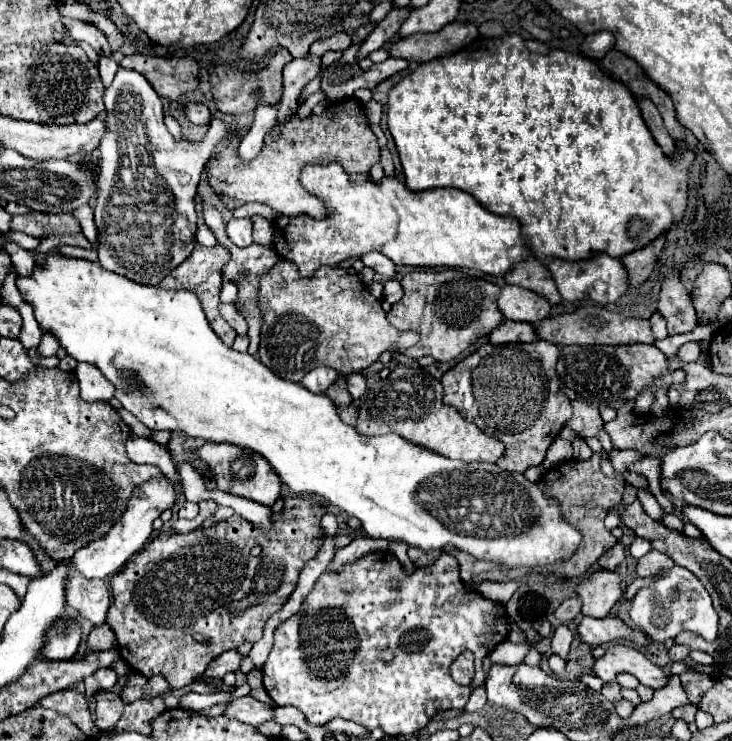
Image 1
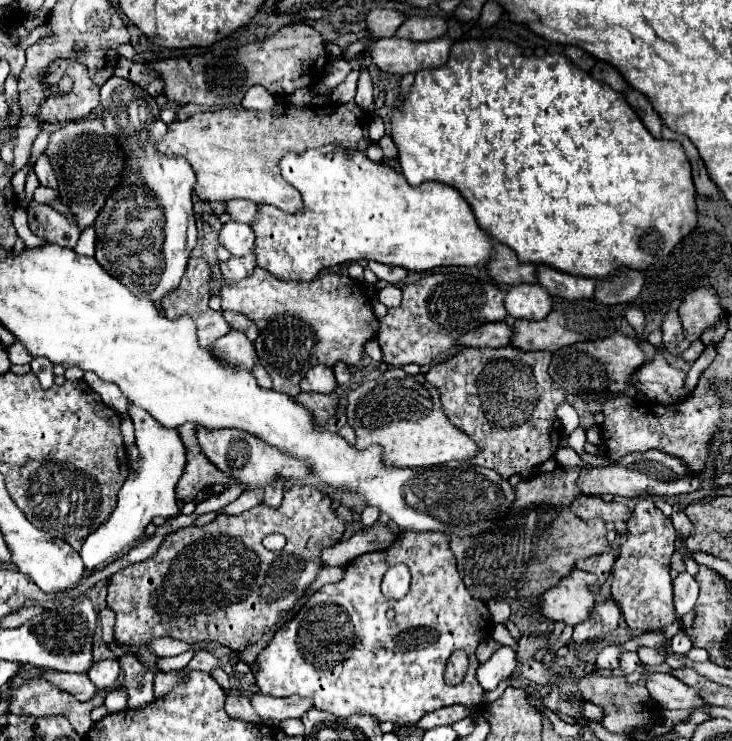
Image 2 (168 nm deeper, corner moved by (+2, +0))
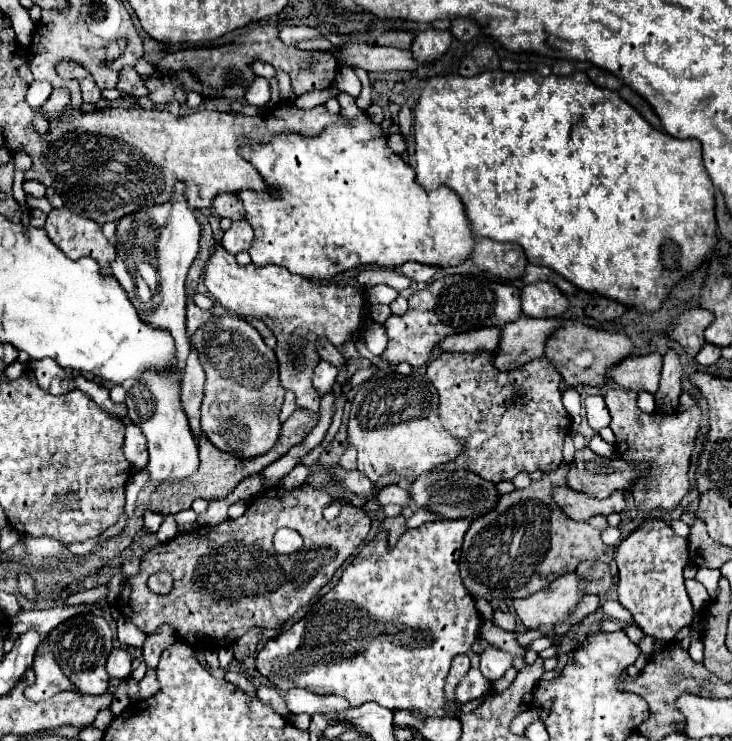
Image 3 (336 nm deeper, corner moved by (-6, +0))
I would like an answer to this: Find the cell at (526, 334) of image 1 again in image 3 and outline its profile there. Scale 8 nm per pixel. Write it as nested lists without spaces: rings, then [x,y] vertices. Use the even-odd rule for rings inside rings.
[[[478,328],[472,332],[452,334],[440,340],[442,352],[494,352],[500,342],[498,328]]]

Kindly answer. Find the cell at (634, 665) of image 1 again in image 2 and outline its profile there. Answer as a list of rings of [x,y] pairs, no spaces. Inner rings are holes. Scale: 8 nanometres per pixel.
[[[642,672],[642,678],[646,682],[646,688],[652,696],[652,700],[666,710],[692,710],[694,706],[704,706],[704,700],[696,696],[692,688],[688,688],[684,682],[676,680],[672,674],[662,674],[662,672]]]

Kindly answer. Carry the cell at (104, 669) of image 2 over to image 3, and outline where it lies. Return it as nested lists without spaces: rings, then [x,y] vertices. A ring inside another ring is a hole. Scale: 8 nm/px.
[[[114,648],[110,652],[110,658],[108,658],[108,664],[106,664],[106,670],[110,674],[110,678],[118,678],[118,680],[124,680],[130,676],[132,672],[132,666],[130,666],[130,654],[126,648]]]

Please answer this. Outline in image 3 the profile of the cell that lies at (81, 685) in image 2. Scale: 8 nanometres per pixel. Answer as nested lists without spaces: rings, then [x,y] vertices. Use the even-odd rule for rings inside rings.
[[[42,646],[38,648],[32,668],[36,672],[36,682],[26,688],[26,696],[30,700],[46,700],[46,698],[50,698],[62,690],[74,690],[76,692],[76,688],[62,674],[60,666],[56,664],[54,654],[48,648],[42,648]]]

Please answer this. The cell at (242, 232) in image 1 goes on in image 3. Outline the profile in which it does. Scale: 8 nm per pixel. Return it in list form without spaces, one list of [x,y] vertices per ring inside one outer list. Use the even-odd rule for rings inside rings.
[[[236,220],[232,222],[230,230],[224,232],[224,238],[222,238],[222,246],[230,252],[230,254],[238,254],[242,250],[248,250],[250,242],[252,242],[252,226],[246,222],[246,220]]]

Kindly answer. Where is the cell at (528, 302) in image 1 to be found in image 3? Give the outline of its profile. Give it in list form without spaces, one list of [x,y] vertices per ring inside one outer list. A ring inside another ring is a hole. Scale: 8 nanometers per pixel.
[[[534,282],[522,288],[522,312],[530,318],[560,318],[568,310],[568,298],[550,282]]]

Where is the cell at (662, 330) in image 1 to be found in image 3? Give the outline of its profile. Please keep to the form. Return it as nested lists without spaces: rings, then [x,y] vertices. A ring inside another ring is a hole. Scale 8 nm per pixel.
[[[660,354],[628,356],[626,360],[620,360],[612,368],[608,368],[608,376],[622,388],[628,388],[634,392],[644,390],[654,394],[660,382],[660,370],[662,370]]]

